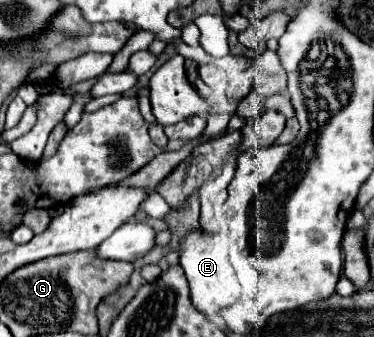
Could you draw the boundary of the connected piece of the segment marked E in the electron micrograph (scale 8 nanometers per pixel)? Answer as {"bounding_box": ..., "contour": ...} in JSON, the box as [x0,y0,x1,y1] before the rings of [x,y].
{"bounding_box":[180,230,242,318],"contour":[[[202,230],[188,234],[180,248],[180,266],[190,284],[192,306],[208,318],[218,316],[220,310],[232,306],[242,294],[242,286],[228,260],[228,238],[224,234],[204,234]]]}

